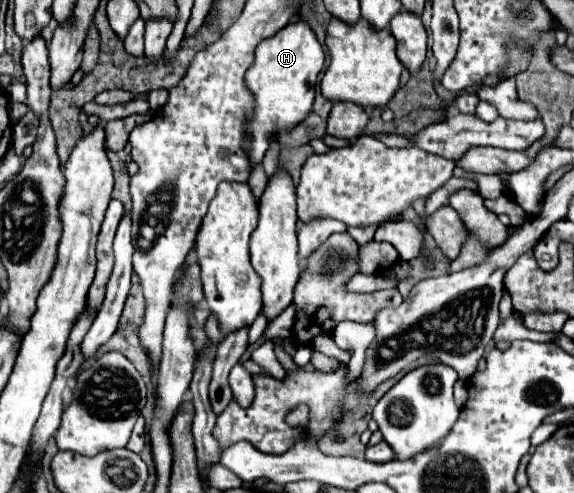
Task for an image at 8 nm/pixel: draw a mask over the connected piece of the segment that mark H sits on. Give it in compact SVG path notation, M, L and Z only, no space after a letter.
M301 17L295 23L289 23L273 39L263 39L255 51L255 63L245 75L247 87L255 93L255 113L247 127L253 137L249 147L251 165L261 163L267 151L269 135L277 135L279 129L289 129L295 123L301 123L305 115L311 111L315 99L315 81L325 65L325 51L317 41L309 23Z

